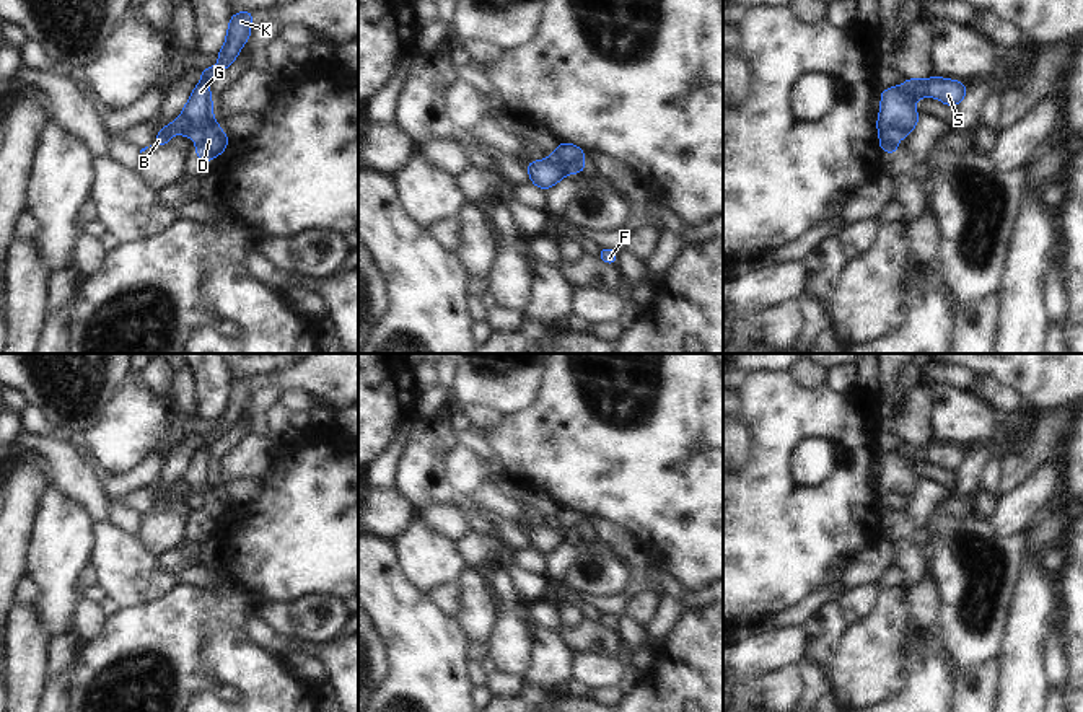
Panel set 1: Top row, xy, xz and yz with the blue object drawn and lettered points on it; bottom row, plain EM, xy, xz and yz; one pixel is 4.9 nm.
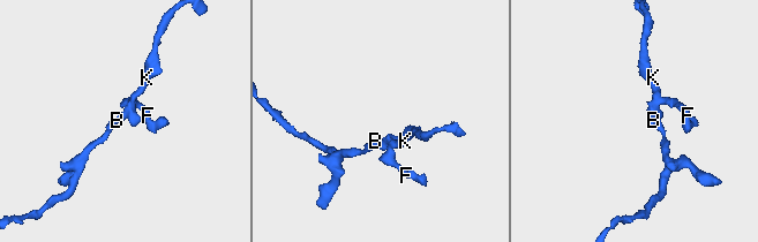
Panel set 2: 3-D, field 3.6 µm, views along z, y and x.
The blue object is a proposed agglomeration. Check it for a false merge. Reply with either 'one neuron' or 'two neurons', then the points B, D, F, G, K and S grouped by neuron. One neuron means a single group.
one neuron; B D F G K S

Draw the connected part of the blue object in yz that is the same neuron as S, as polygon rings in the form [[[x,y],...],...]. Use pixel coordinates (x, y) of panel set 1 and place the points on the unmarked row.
[[[941,442],[905,445],[905,450],[879,456],[883,469],[876,494],[879,497],[879,512],[884,518],[897,518],[897,505],[907,502],[917,490],[915,463],[933,461],[948,471],[958,471],[967,456],[967,450]]]

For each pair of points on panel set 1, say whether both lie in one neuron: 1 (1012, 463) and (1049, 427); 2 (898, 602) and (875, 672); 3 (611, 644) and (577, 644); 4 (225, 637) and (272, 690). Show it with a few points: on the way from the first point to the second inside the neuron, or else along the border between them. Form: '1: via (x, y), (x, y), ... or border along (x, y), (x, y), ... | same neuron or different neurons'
1: via (1021, 460), (1044, 437) | same neuron
2: via (890, 619), (886, 634), (875, 647), (875, 654) | same neuron
3: via (603, 644), (585, 644) | same neuron
4: via (233, 650), (259, 676) | same neuron

